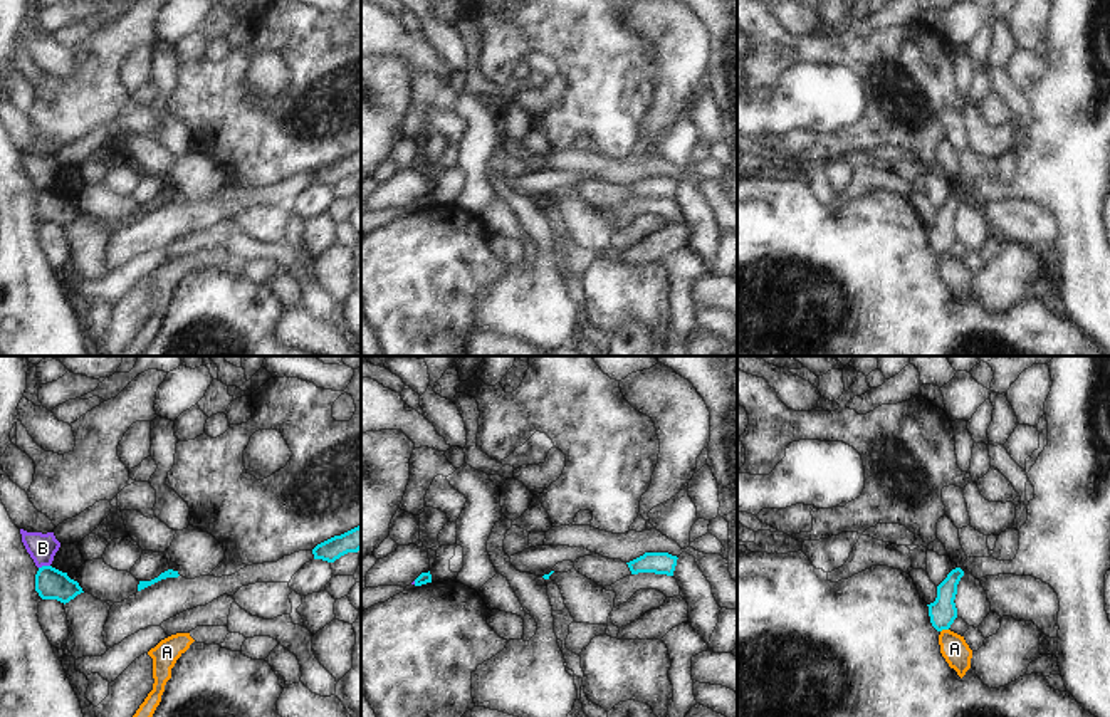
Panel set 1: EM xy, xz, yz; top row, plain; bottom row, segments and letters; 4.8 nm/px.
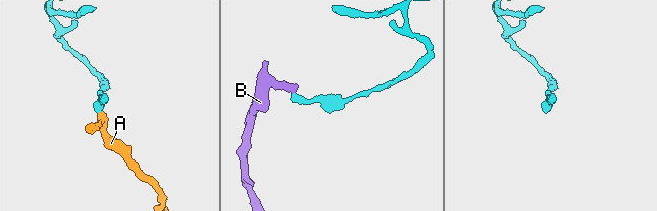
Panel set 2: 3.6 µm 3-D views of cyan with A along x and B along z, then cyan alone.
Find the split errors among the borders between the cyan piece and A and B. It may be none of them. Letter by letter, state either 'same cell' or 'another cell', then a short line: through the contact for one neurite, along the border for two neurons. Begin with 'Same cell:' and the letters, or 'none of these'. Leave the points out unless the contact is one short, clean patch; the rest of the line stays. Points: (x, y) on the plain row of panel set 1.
Same cell: none of these
A: another cell; line yz (947, 252), (941, 256)
B: another cell; line xy (49, 188), (39, 192)

